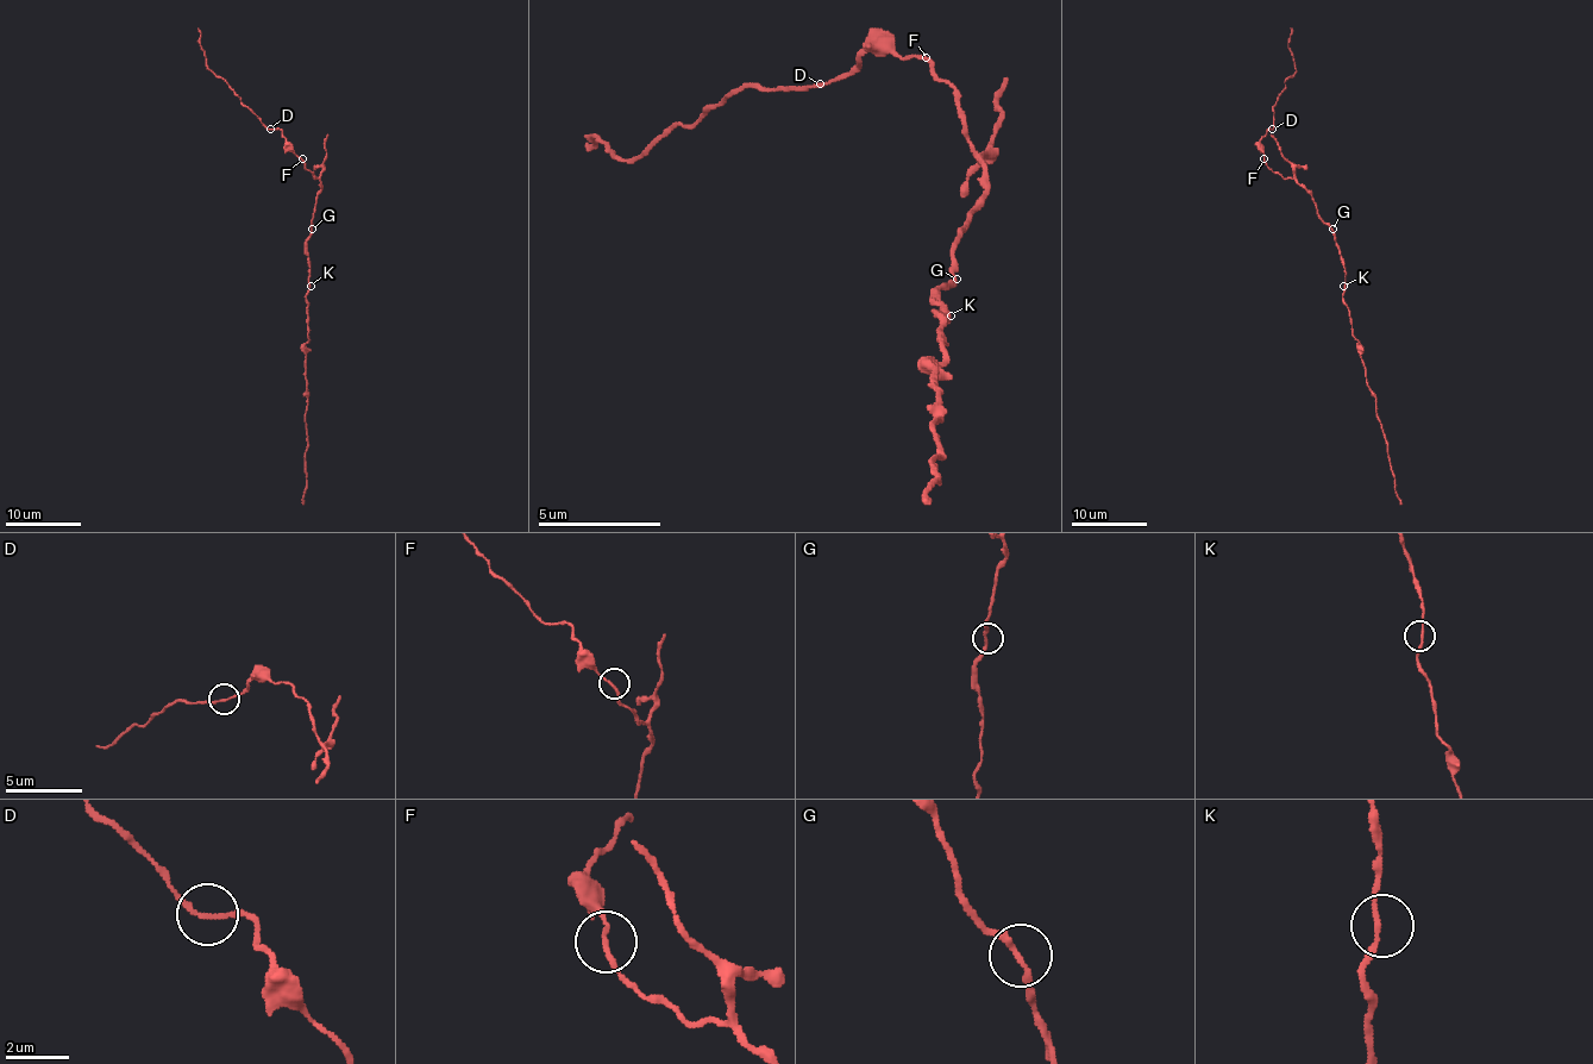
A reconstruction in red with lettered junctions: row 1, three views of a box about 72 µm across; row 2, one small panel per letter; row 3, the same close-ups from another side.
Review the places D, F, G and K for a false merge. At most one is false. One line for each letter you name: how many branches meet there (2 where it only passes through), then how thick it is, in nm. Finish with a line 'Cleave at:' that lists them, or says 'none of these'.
Cleave at: none of these

